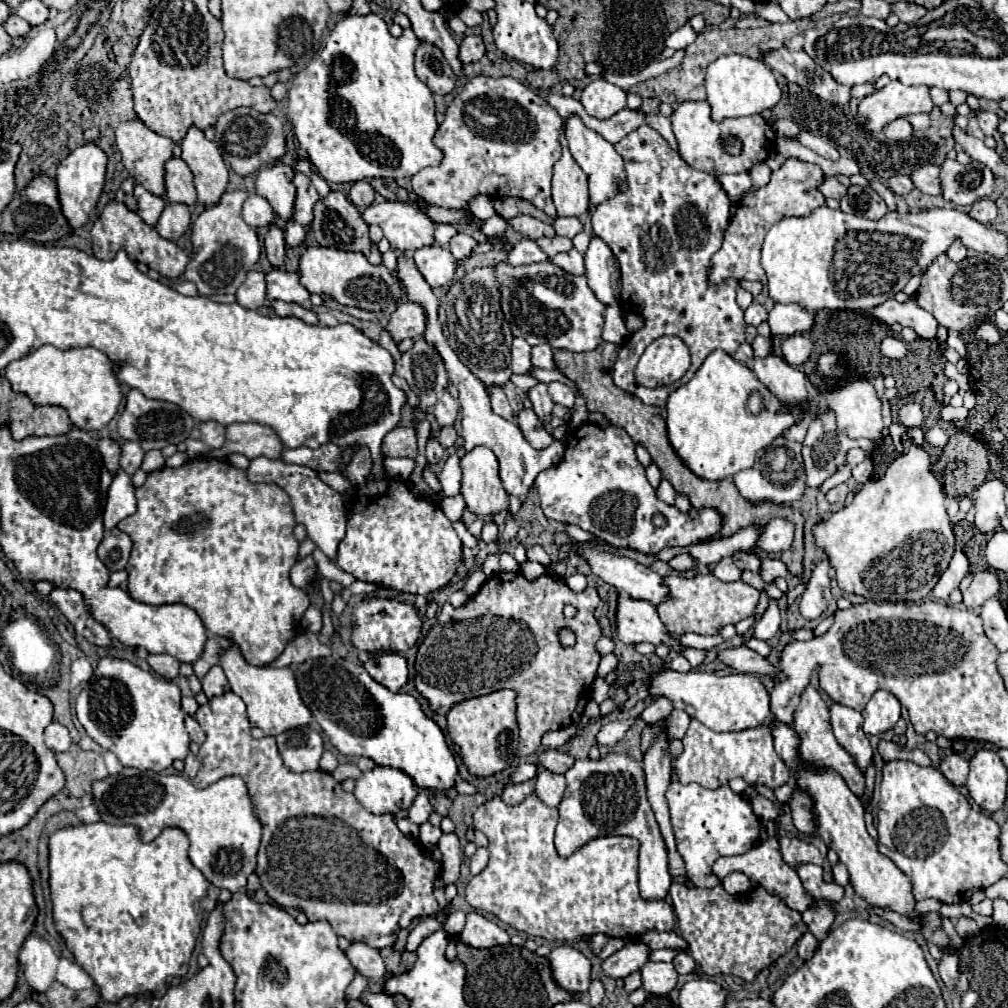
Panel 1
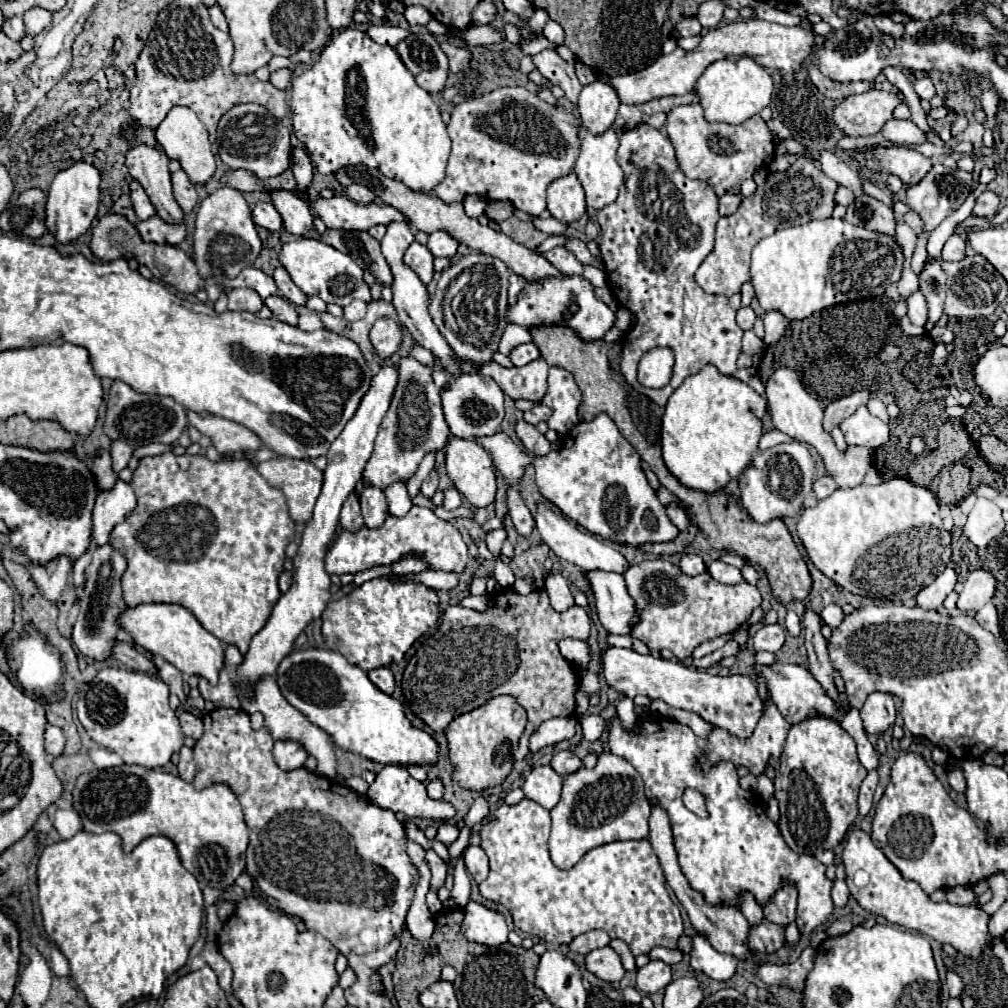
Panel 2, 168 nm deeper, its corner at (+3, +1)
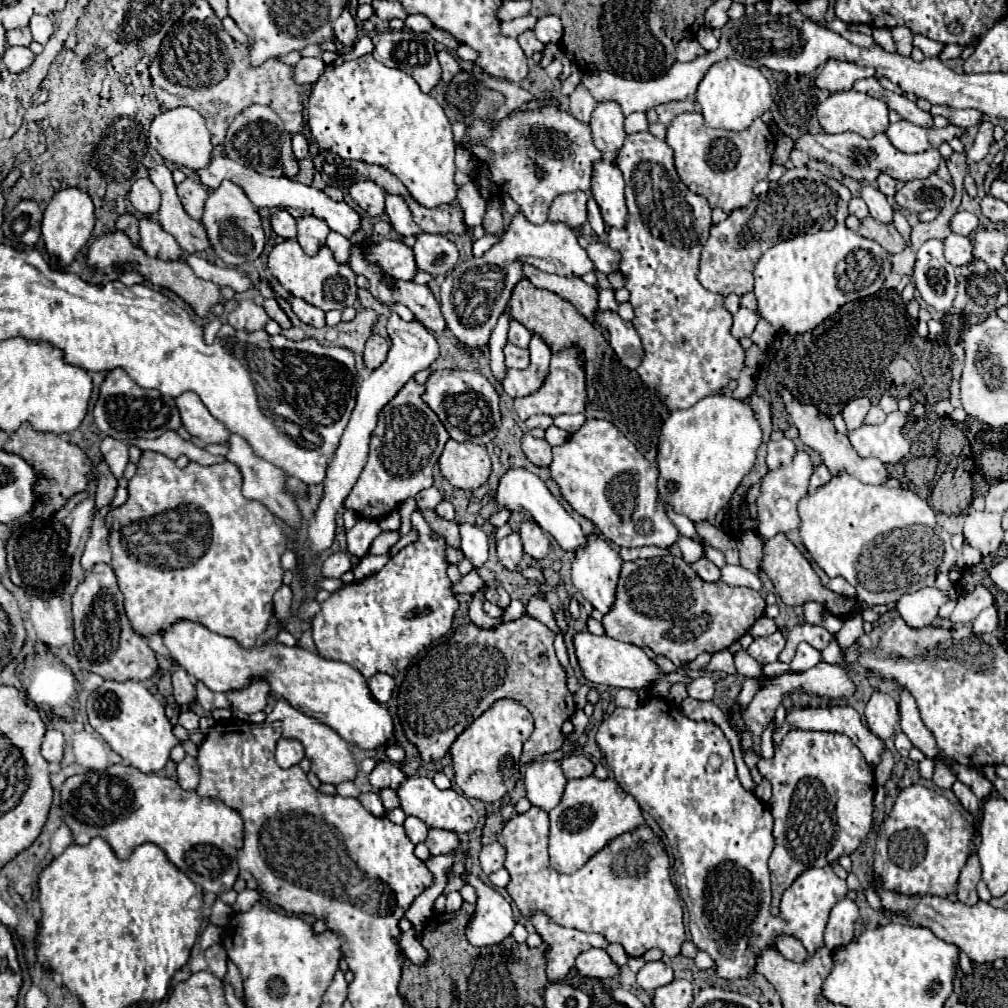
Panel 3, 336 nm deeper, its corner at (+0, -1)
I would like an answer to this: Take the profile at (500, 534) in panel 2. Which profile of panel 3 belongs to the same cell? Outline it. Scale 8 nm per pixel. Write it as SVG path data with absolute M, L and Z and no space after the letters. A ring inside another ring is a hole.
M516 532L498 540L498 544L496 544L496 556L498 556L500 564L508 570L518 570L522 554L524 554L522 552L522 542L520 542L520 536Z

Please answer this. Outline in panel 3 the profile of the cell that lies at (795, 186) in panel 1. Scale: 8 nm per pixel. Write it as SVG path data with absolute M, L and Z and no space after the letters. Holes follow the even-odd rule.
M806 166L788 170L778 182L770 182L768 200L762 204L762 212L748 214L746 210L734 210L724 222L714 224L710 228L708 242L704 244L702 256L700 256L700 272L698 280L700 284L716 294L728 296L738 294L744 296L746 292L752 292L754 286L754 266L764 254L764 250L772 248L780 240L790 240L798 234L806 234L812 228L818 230L822 224L830 220L830 224L836 220L834 212L840 210L838 202L848 202L852 198L850 190L840 184L838 180L826 178L824 174L810 170Z

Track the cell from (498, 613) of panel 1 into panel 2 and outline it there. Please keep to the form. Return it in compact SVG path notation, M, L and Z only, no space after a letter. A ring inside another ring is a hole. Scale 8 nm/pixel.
M497 590L493 598L493 606L485 612L467 610L461 606L449 606L441 614L441 624L433 636L429 636L421 650L409 660L405 672L403 672L403 694L411 702L411 710L421 716L425 724L431 726L435 732L443 732L447 724L465 712L471 712L473 708L485 704L489 698L499 694L509 694L517 700L519 706L527 710L527 728L519 740L519 750L515 752L515 760L523 760L529 754L529 736L549 718L555 716L573 716L575 714L575 692L581 686L581 674L573 662L563 658L559 652L559 642L563 638L589 638L591 618L587 616L587 610L581 606L571 606L565 612L553 610L549 604L549 596L545 590L533 590L527 596L521 596L513 590ZM511 596L511 598L509 598ZM505 598L505 604L501 606L497 600ZM509 598L509 600L507 600ZM497 612L503 614L499 616Z

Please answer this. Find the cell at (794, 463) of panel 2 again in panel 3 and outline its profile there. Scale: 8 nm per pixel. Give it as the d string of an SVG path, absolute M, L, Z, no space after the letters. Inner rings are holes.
M798 450L796 460L792 460L792 464L788 468L780 468L776 472L768 472L762 480L762 494L758 498L758 516L760 516L760 524L758 524L758 534L762 538L772 538L780 532L788 534L790 530L796 530L800 526L800 516L796 510L796 504L800 502L800 498L804 498L808 494L808 480L812 476L812 462L810 456L804 450Z

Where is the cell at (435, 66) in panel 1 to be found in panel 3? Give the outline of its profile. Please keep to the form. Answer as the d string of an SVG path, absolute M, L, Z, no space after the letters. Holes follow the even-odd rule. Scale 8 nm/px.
M390 30L384 34L374 34L372 44L374 44L372 56L378 62L410 74L418 82L422 92L430 92L440 82L440 64L436 60L436 48L434 48L436 42L430 34L426 34L426 32L416 34L412 30Z

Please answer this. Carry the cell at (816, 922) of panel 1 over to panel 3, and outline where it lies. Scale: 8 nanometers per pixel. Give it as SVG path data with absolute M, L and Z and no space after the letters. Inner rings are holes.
M780 936L778 940L776 940L776 950L780 952L780 954L786 954L790 960L804 960L806 958L806 952L804 952L804 946L798 942L798 940L794 940L794 938L788 938L788 936Z

